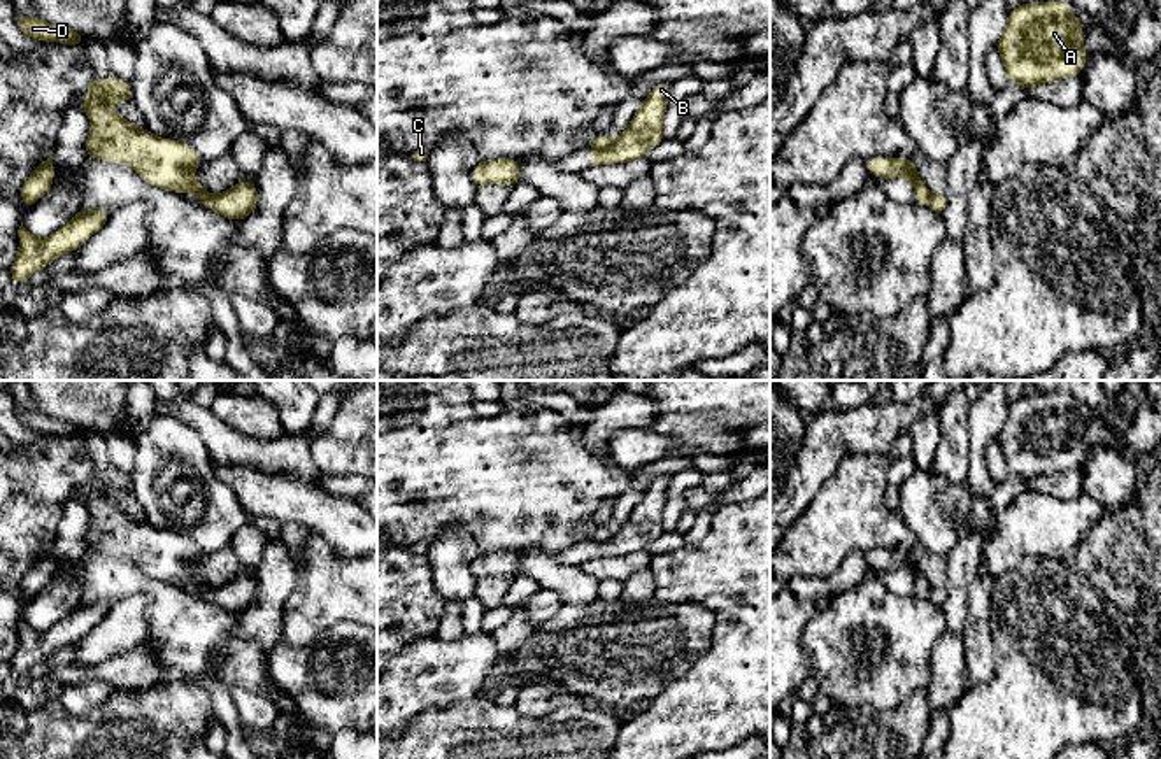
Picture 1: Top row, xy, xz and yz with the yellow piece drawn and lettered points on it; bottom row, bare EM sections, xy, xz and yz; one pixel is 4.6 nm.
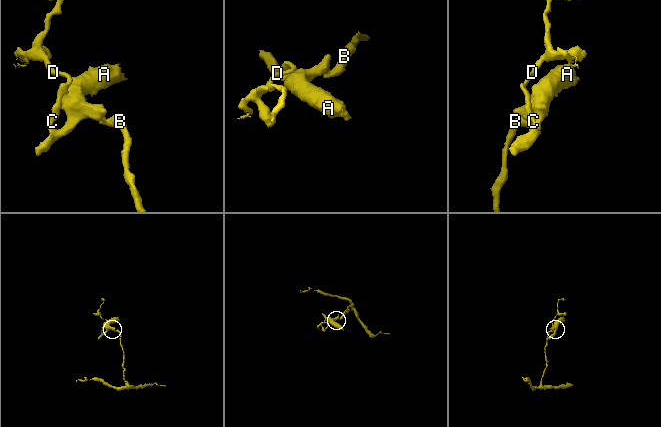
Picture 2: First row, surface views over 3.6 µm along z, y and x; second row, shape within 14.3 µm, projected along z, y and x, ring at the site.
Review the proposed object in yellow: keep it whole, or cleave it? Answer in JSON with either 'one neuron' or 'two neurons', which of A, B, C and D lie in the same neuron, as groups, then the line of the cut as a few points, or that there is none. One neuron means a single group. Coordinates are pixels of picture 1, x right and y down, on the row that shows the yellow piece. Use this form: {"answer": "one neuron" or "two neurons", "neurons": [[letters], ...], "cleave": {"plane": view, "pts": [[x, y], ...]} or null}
{"answer": "two neurons", "neurons": [["A", "C", "D"], ["B"]], "cleave": {"plane": "xz", "pts": [[612, 141], [591, 151]]}}

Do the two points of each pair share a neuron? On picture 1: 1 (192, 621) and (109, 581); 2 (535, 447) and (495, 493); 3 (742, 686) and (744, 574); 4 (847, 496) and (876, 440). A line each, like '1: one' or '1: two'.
1: one
2: one
3: one
4: two

